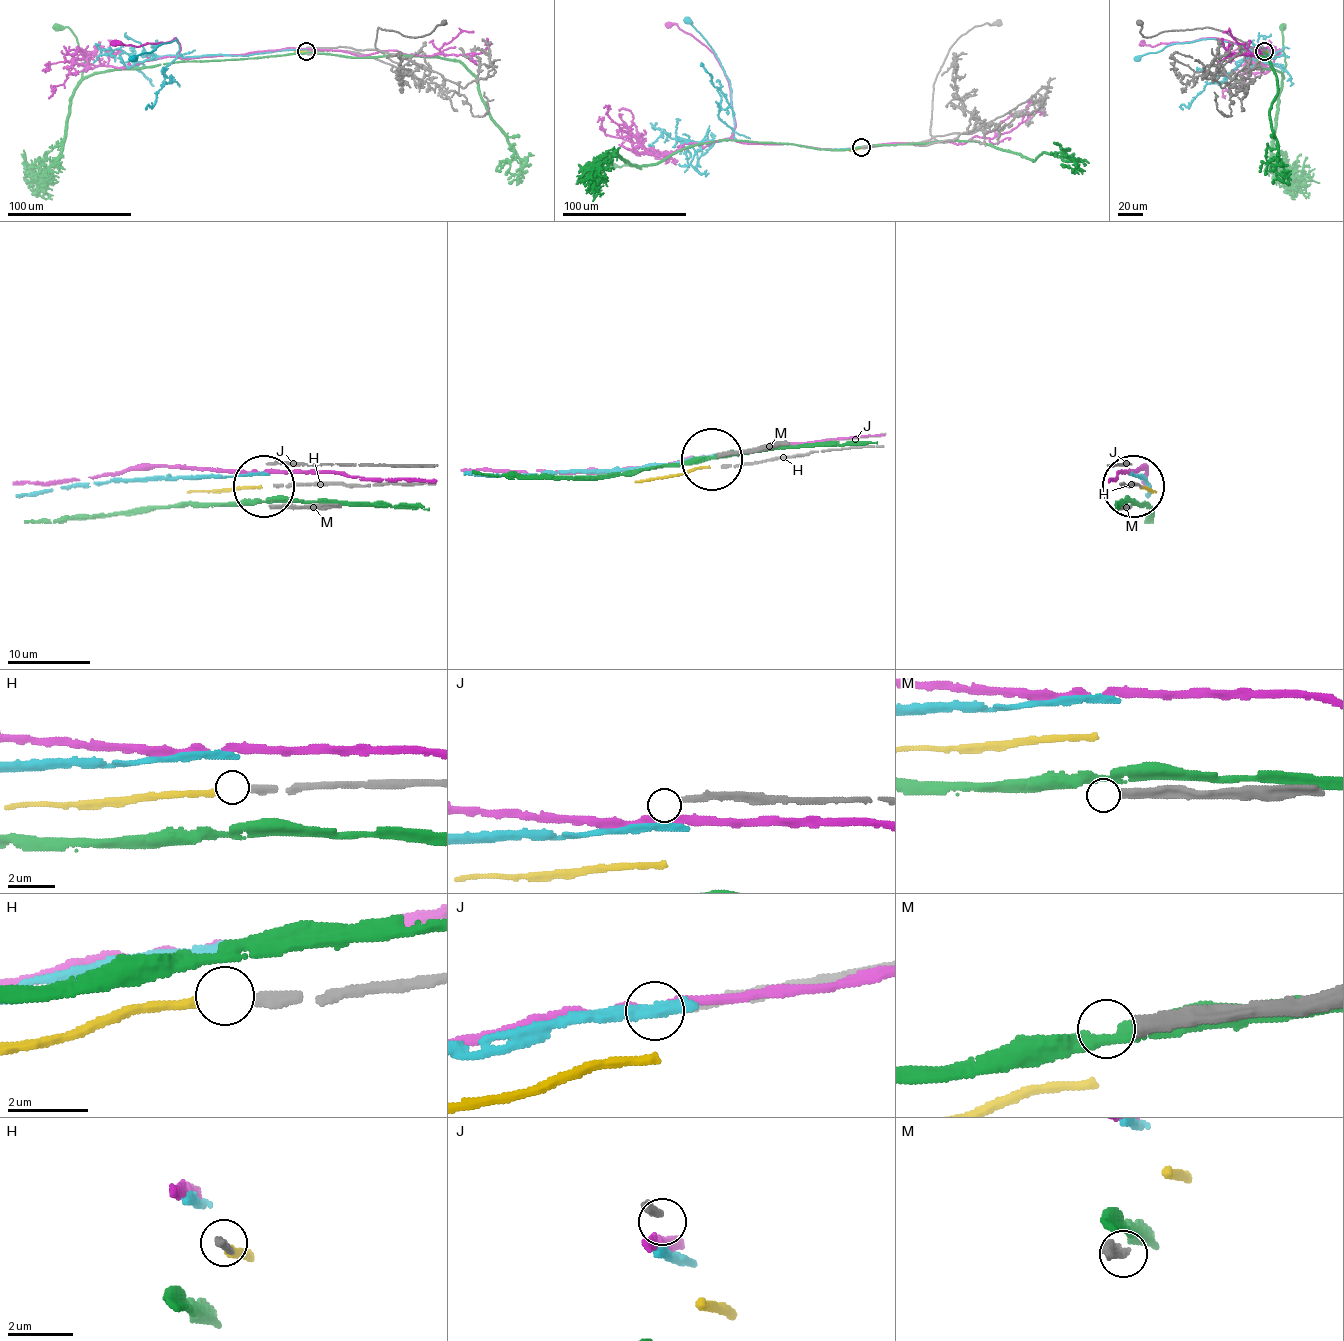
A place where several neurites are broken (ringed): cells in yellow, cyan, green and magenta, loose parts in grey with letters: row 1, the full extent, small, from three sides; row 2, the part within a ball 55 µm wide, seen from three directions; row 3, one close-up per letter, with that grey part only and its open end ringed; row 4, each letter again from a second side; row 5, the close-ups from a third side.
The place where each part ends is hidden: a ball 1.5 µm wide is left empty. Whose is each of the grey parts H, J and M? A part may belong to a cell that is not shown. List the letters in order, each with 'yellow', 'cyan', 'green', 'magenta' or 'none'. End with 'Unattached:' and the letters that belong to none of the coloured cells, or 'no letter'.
H: yellow
J: none
M: none
Unattached: J, M

